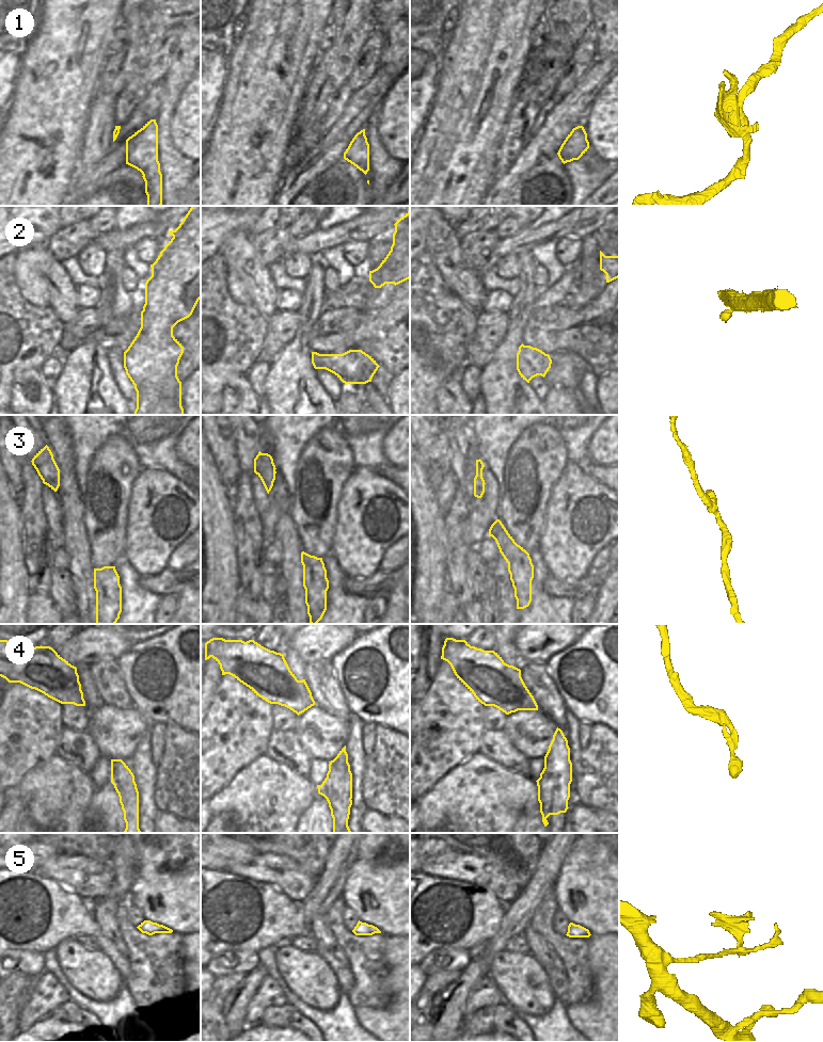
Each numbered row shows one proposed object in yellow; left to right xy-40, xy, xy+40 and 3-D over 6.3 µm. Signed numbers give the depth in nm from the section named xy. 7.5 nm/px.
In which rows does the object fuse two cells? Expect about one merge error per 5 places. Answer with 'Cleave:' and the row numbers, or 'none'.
Cleave: 1, 4

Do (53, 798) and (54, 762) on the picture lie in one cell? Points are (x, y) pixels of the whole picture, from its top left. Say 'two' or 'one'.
one

